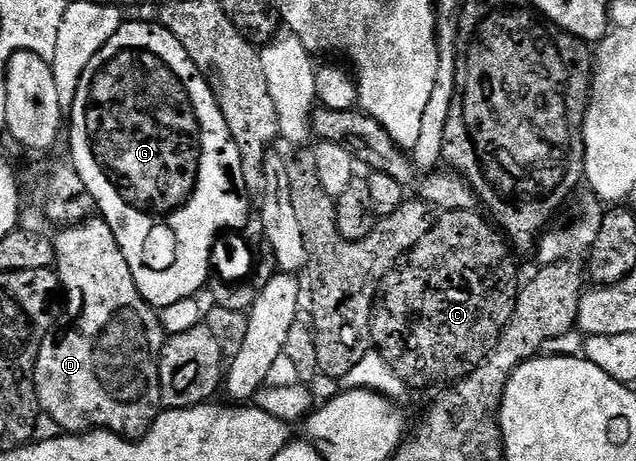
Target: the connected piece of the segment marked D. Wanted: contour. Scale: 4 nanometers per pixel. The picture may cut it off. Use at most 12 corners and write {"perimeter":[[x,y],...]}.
{"perimeter":[[101,219],[54,234],[35,364],[67,435],[159,418],[165,334]]}

